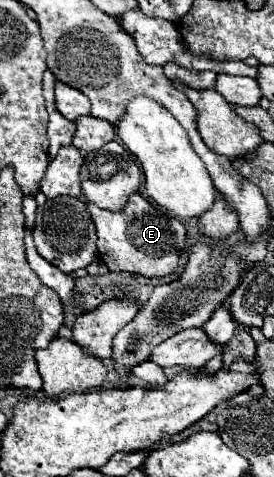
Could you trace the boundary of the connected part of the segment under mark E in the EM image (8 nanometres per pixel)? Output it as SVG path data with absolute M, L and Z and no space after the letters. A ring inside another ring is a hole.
M140 193L130 197L122 213L112 213L108 209L98 209L98 205L88 203L92 221L98 233L98 253L110 271L130 271L144 277L164 277L178 269L182 247L186 245L184 225L154 207Z

